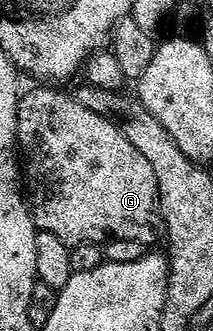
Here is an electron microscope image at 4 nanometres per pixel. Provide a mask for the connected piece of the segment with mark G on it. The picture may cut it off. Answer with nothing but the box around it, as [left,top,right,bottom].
[16,85,161,245]

